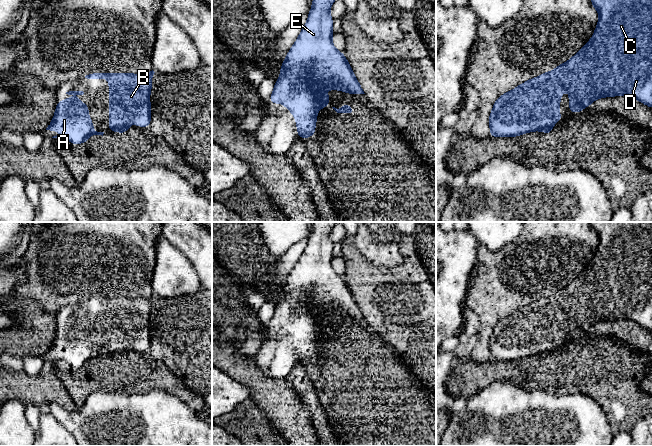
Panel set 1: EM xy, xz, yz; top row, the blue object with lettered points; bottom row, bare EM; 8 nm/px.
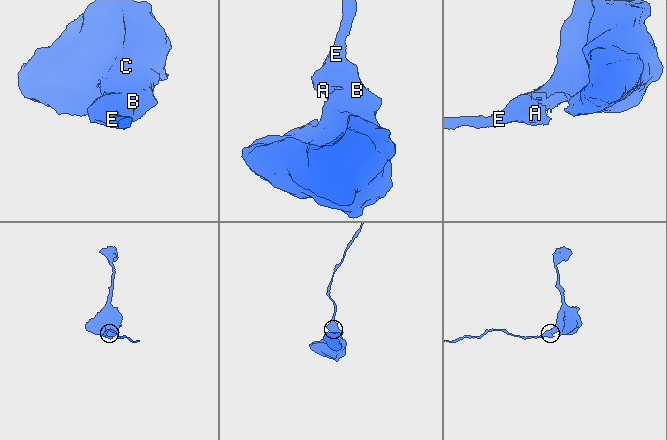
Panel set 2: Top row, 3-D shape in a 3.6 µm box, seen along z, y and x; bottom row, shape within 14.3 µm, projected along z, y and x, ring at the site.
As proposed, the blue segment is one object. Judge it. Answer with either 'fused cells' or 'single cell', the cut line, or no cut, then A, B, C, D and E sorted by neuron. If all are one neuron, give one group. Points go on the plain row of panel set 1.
single cell | no cut | A B C D E

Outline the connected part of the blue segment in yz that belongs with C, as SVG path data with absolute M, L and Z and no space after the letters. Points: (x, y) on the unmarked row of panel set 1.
M591 222L592 230L599 237L599 244L592 262L567 286L554 294L520 308L497 322L489 339L490 360L517 361L524 357L543 355L548 360L555 345L562 346L559 337L561 317L569 315L569 338L579 338L596 323L628 319L652 331L652 222Z

